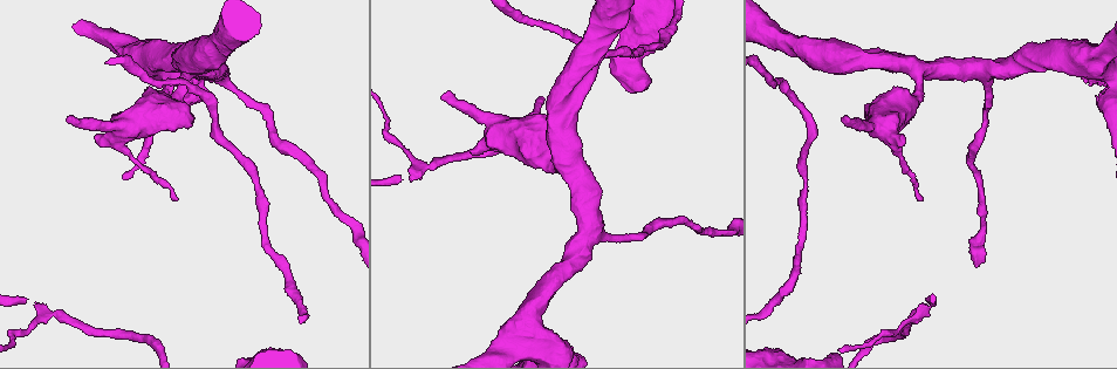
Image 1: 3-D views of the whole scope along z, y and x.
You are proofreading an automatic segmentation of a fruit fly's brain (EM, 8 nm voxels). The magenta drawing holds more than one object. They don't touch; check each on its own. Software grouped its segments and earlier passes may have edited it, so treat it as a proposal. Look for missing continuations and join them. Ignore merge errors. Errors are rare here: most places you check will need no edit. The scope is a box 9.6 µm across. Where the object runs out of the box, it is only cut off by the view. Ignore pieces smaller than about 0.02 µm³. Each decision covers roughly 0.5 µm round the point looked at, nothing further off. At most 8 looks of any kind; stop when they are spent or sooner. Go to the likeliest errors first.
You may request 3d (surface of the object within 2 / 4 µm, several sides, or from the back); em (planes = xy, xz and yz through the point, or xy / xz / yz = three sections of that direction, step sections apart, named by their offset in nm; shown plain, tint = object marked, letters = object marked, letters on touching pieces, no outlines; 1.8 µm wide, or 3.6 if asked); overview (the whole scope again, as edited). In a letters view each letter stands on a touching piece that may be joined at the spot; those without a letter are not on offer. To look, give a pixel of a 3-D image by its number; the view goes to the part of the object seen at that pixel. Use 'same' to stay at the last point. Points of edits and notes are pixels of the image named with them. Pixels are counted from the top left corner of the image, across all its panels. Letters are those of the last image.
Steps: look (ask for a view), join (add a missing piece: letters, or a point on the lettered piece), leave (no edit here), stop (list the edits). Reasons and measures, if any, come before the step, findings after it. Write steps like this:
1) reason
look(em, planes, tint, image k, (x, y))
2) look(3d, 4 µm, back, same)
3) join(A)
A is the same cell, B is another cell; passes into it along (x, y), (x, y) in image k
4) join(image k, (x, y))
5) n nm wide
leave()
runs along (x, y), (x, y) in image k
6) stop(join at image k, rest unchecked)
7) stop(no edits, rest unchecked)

an open end
look(3d, 2 µm, image 1, (847, 115))

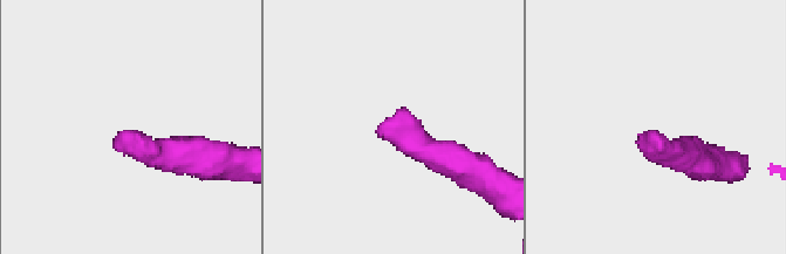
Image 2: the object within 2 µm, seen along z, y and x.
look(em, xy, step 4, letters, image 2, (653, 133))

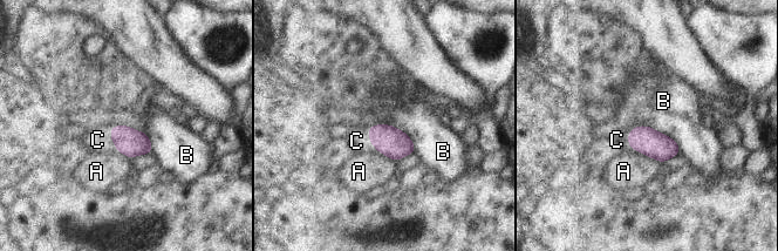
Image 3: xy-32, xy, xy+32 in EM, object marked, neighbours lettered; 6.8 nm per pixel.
join(C)
C is the same cell, A and B are other cells; it goes on there

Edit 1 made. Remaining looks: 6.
redraw
look(overview)

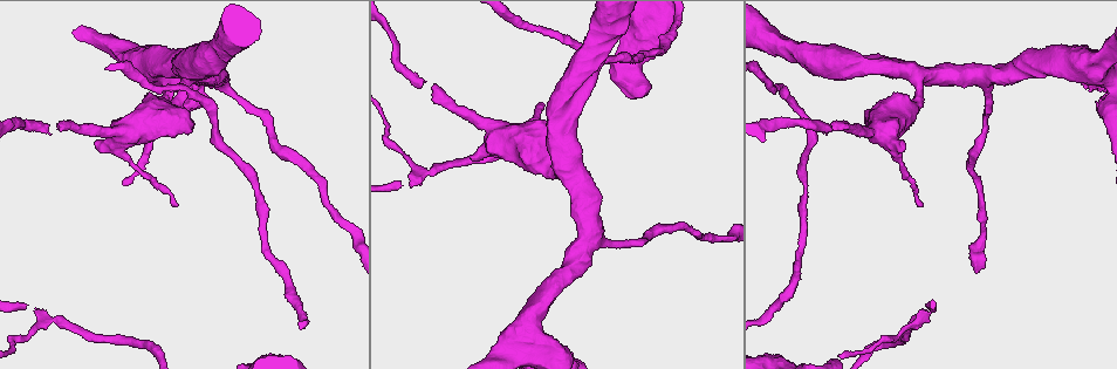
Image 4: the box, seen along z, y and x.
a fork
look(3d, 2 µm, image 4, (422, 179))

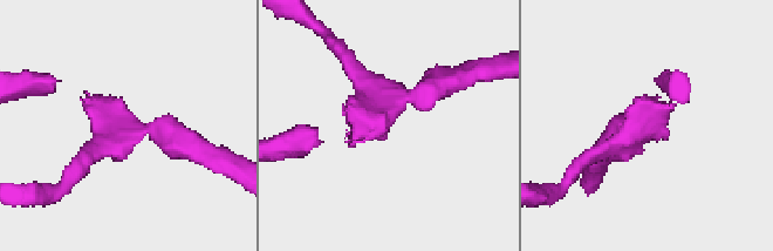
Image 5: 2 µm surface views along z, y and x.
need the tissue
look(em, xy, step 8, tint, image 5, (124, 122))

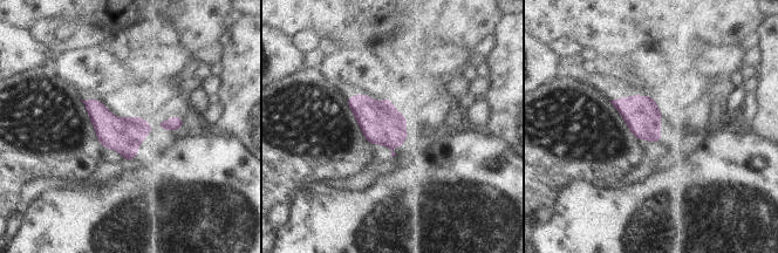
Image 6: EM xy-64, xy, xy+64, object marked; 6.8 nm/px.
look(em, planes, letters, same)

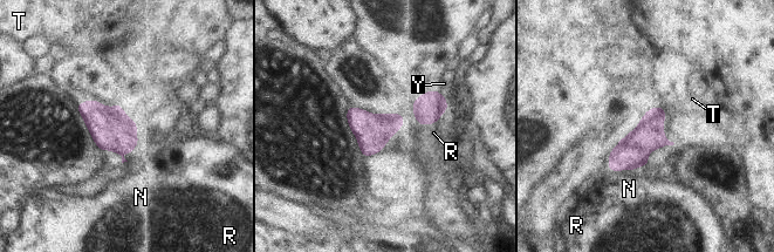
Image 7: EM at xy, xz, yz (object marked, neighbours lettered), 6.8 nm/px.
leave()
N, R, T and Y are other cells; none of them fits

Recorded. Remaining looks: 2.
free end
look(3d, 2 µm, image 4, (173, 205))

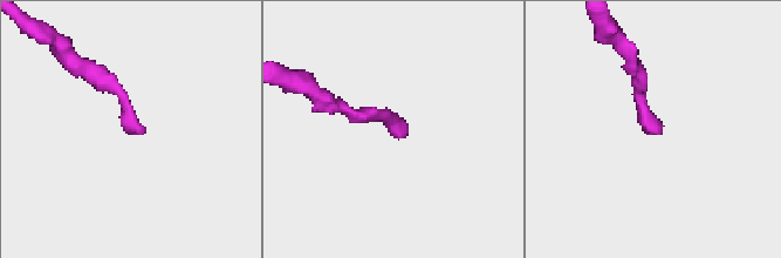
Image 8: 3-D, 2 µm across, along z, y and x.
now the EM
look(em, yz, step 4, letters, image 8, (392, 133))

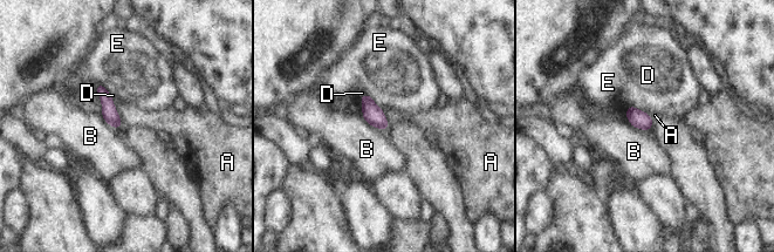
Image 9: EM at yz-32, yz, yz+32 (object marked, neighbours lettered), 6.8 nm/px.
leave()
A, B, D and E are other cells; runs along (100, 87), (109, 114), (118, 126) in image 9; none of them fits

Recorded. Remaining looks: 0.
stop(join at image 3, rest unchecked)

